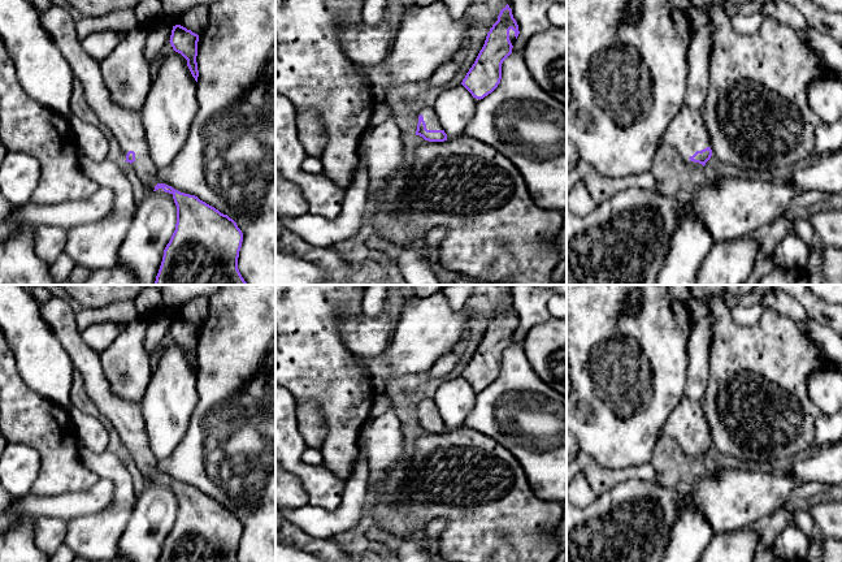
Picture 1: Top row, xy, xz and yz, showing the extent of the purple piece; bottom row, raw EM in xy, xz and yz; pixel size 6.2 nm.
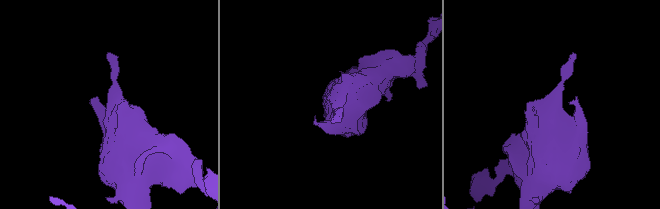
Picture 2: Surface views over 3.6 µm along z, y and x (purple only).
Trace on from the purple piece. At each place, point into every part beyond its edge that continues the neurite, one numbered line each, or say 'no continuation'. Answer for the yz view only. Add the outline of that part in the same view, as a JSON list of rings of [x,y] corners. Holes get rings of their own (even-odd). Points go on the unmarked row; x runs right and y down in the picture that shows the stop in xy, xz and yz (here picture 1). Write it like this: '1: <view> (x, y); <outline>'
1: yz (686, 424); [[[683,395],[660,431],[659,438],[663,436],[674,438],[690,458],[703,459],[702,455],[689,450],[696,442],[711,438],[711,429],[702,402],[691,401]]]

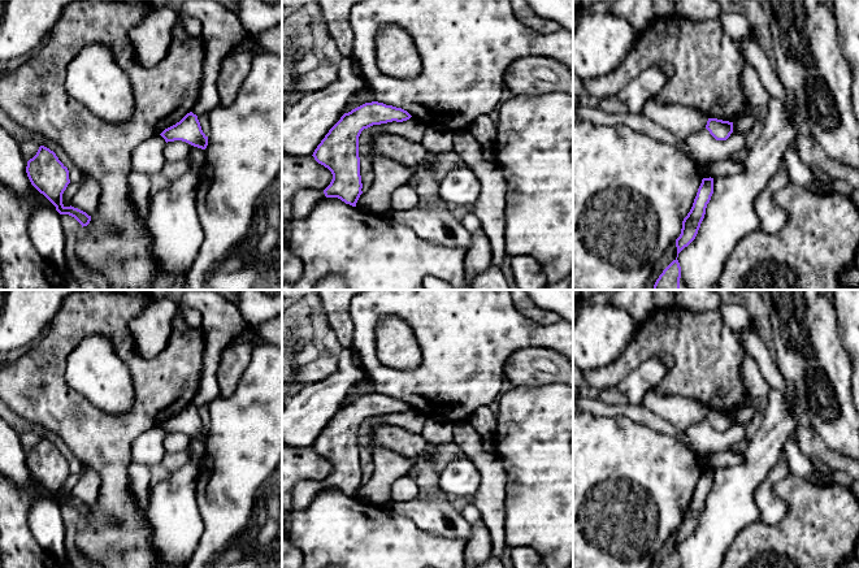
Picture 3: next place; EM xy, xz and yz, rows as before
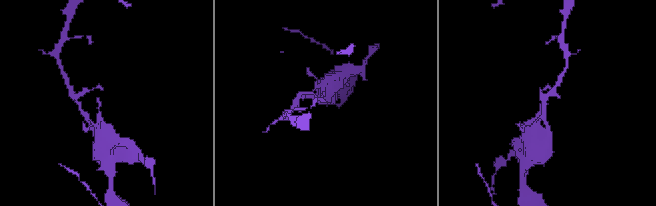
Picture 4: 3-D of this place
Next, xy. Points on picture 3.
no continuation

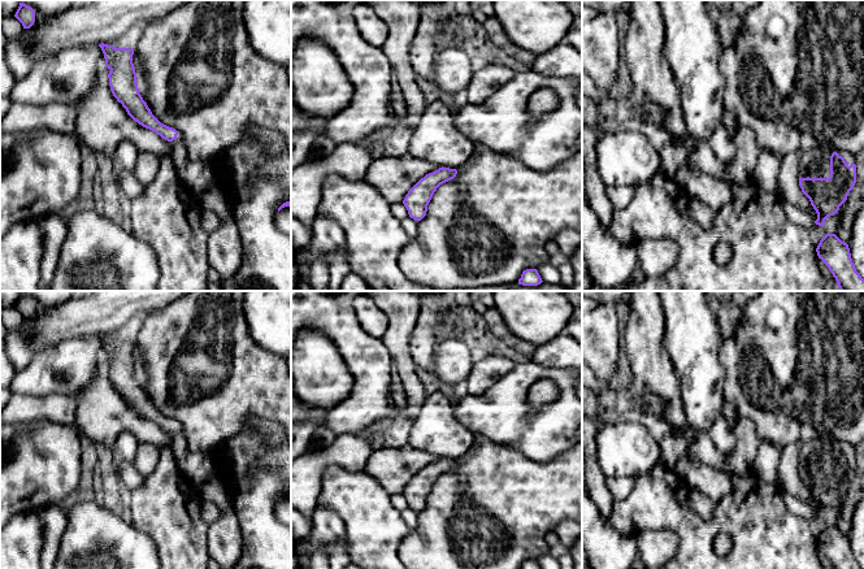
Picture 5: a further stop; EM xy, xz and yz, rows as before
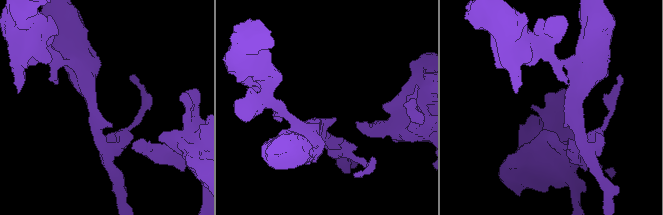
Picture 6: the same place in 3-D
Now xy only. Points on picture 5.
1: xy (178, 439); [[[179,424],[177,426],[177,430],[170,433],[170,435],[173,438],[174,451],[177,453],[177,456],[179,456],[179,457],[186,456],[190,451],[186,446],[186,440],[184,440],[184,436],[182,434]]]

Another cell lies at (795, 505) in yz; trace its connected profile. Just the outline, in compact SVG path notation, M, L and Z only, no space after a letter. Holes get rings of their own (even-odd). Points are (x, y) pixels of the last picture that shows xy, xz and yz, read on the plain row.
M785 490L781 491L781 496L790 513L807 521L811 521L816 516L812 508L802 499L786 492Z

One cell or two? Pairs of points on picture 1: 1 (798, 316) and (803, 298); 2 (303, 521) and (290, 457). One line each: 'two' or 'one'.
1: two
2: two

